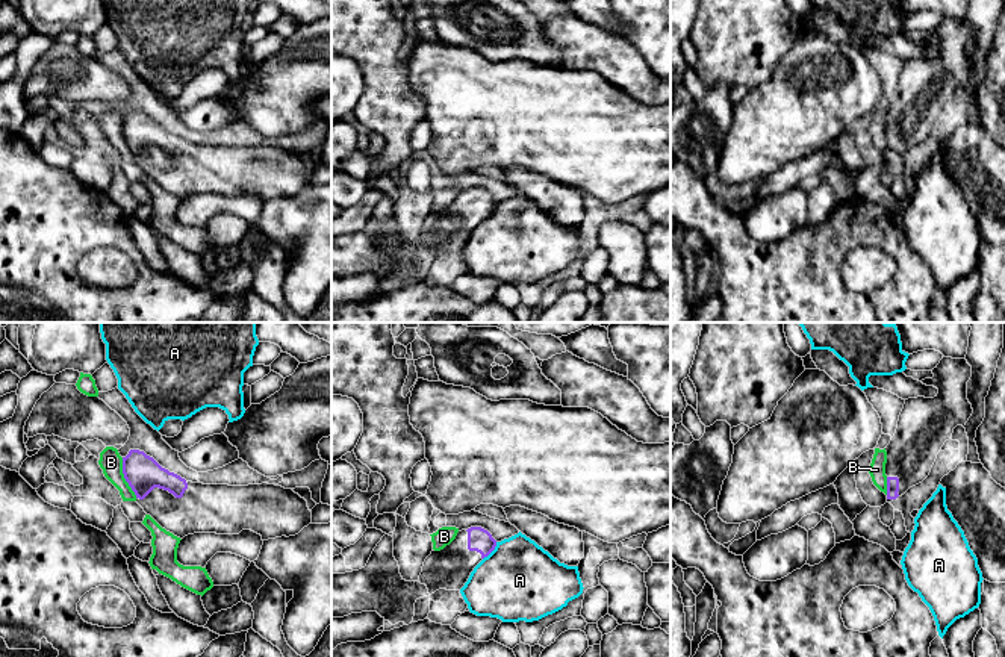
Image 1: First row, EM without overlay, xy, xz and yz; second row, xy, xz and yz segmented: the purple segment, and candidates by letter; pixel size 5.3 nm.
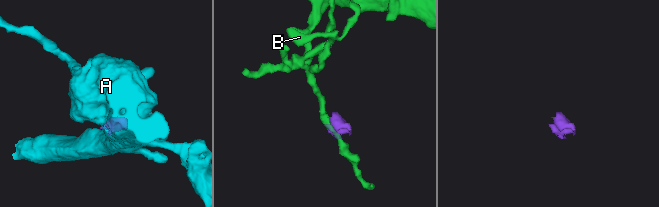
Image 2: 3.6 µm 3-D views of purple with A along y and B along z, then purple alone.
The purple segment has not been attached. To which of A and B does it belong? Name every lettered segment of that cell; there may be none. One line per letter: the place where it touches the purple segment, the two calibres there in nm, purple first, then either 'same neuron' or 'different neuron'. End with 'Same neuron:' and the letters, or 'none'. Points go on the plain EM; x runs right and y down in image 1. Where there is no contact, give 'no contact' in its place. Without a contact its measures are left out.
A: xz (491, 212) | 130/420 nm | different neuron
B: xy (124, 138) | 190/120 nm | different neuron
Same neuron: none

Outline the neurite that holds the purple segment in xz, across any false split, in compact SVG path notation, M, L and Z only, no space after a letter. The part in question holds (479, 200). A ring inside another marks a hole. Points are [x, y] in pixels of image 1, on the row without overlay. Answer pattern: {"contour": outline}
{"contour": "M471 188L457 194L456 200L440 212L431 212L425 220L419 244L428 254L439 250L460 251L474 229L496 207L492 195L481 188Z"}

